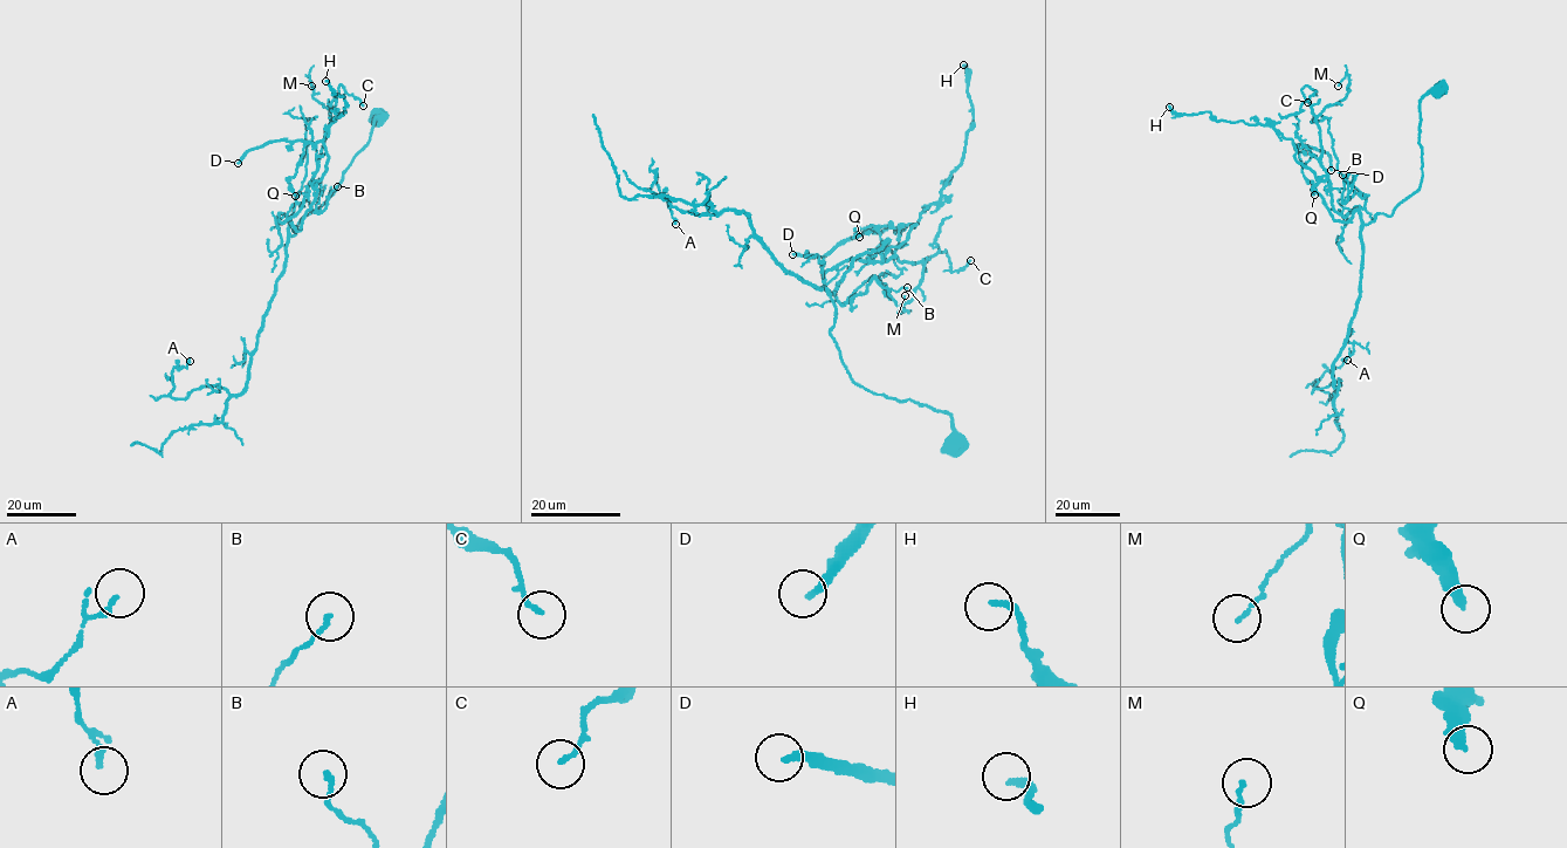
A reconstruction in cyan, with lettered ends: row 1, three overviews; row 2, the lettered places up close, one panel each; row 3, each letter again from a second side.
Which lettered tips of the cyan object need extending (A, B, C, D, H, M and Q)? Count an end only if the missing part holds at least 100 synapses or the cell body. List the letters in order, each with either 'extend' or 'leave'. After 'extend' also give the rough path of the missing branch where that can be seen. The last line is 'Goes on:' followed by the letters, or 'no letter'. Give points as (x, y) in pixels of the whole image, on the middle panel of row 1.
A: leave
B: leave
C: leave
D: extend; course (792, 254), (779, 259), (754, 258), (737, 234), (723, 226), (680, 231), (659, 243), (611, 238)
H: leave
M: leave
Q: leave
Goes on: D

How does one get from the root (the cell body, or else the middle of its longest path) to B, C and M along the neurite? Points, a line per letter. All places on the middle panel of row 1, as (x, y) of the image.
B: (955, 444), (946, 411), (860, 387), (830, 335), (830, 294), (844, 305), (873, 279), (895, 292), (907, 287)
C: (955, 444), (946, 411), (852, 380), (824, 274), (946, 250), (952, 272), (970, 260)
M: (955, 444), (946, 411), (852, 380), (830, 335), (824, 274), (850, 260), (922, 261), (902, 312), (905, 295)

